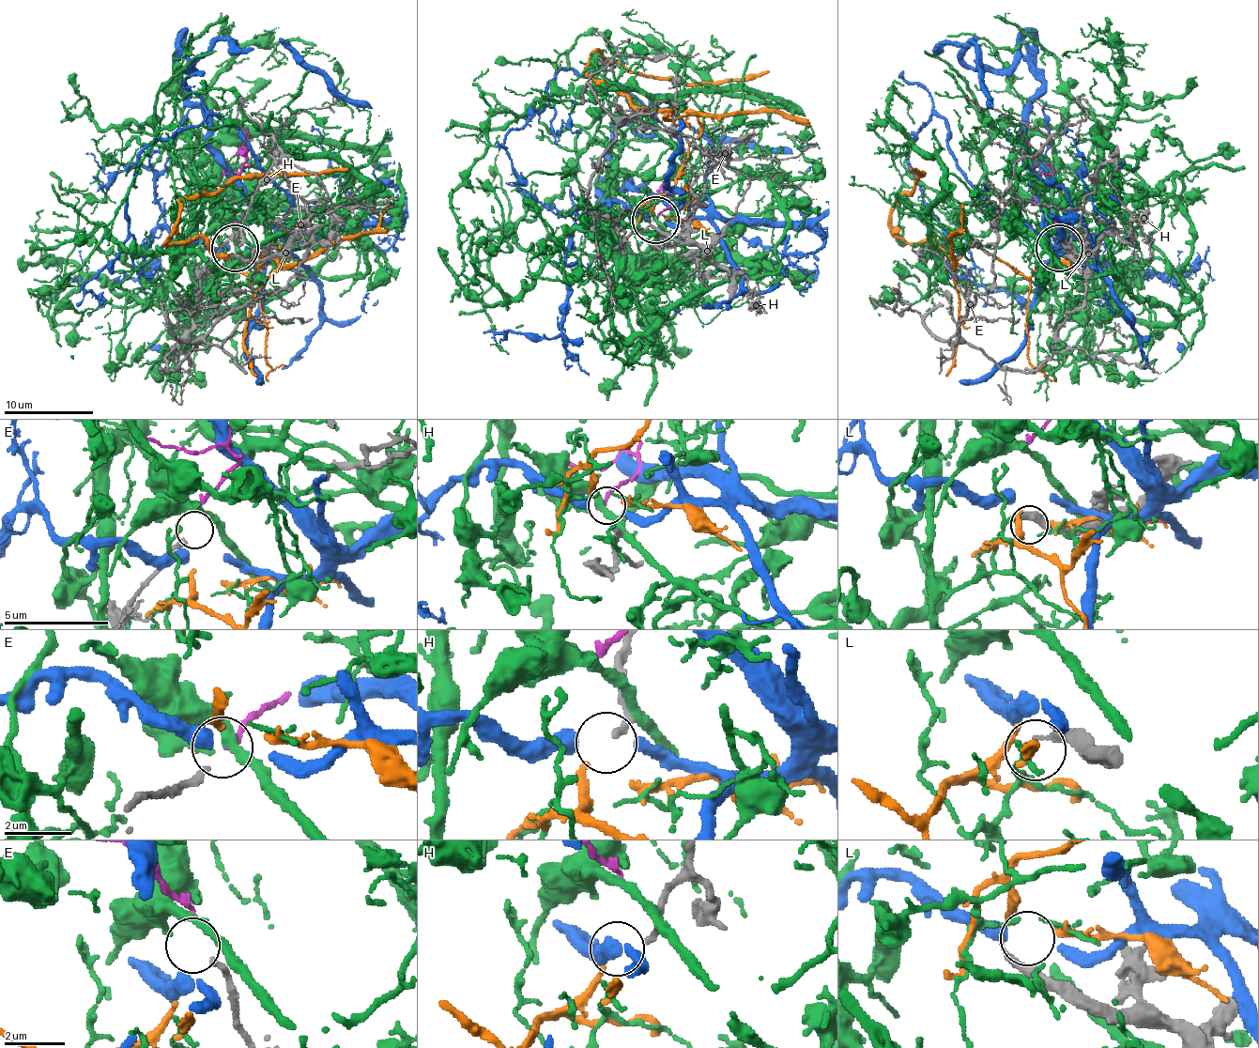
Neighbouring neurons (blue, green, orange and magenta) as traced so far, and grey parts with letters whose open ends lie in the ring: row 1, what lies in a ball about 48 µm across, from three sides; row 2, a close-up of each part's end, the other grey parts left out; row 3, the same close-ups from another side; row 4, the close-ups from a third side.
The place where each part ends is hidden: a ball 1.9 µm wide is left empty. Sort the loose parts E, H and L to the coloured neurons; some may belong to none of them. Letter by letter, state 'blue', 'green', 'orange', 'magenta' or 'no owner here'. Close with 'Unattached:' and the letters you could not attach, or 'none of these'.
E: magenta
H: orange
L: no owner here
Unattached: L

